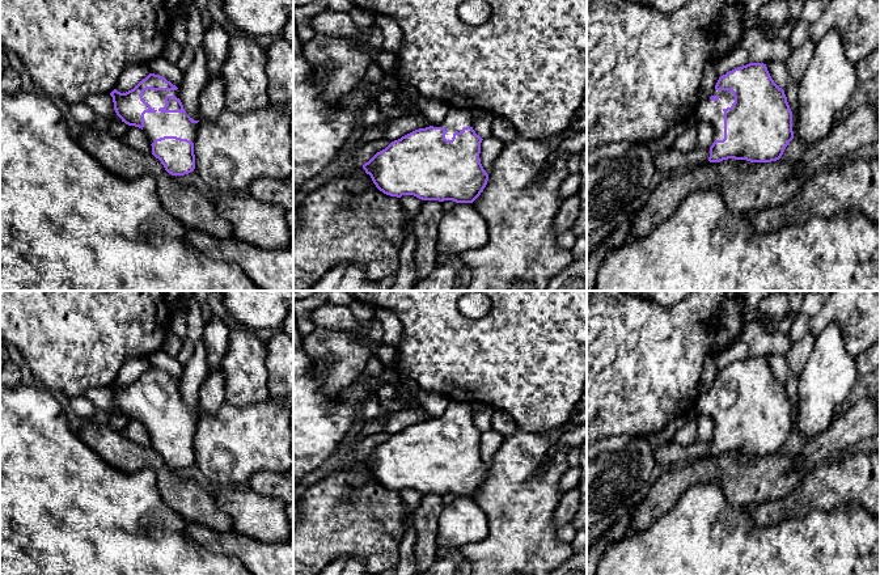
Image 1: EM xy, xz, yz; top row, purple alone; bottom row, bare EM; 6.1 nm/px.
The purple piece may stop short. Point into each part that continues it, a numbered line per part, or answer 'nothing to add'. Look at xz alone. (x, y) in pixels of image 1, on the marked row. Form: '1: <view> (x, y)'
1: xz (456, 119)

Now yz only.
1: yz (707, 110)

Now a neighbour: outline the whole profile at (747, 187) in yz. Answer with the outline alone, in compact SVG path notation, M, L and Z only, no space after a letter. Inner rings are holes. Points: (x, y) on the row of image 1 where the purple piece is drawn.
M728 158L682 169L667 176L632 216L629 238L648 236L667 221L693 193L716 189L736 213L754 213L782 206L808 181L798 170L800 161L750 162Z

